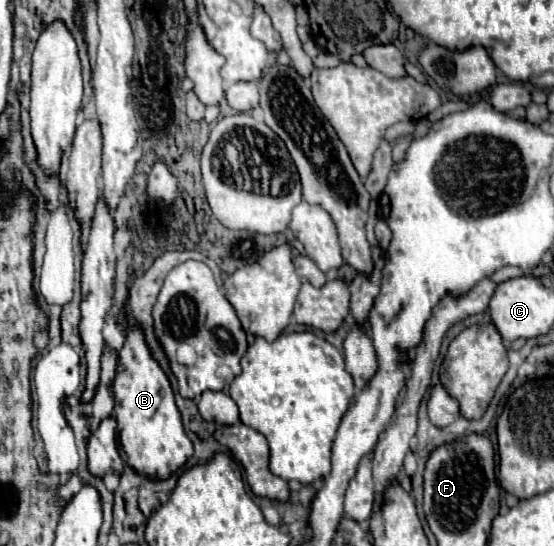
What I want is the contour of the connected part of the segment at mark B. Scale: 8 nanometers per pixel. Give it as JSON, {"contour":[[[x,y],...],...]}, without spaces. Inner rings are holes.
{"contour":[[[130,330],[122,350],[118,352],[112,394],[116,400],[112,414],[118,420],[120,446],[128,456],[126,464],[150,480],[168,480],[172,476],[170,466],[184,466],[194,454],[194,446],[184,434],[170,382],[158,362],[152,360],[140,330]]]}

